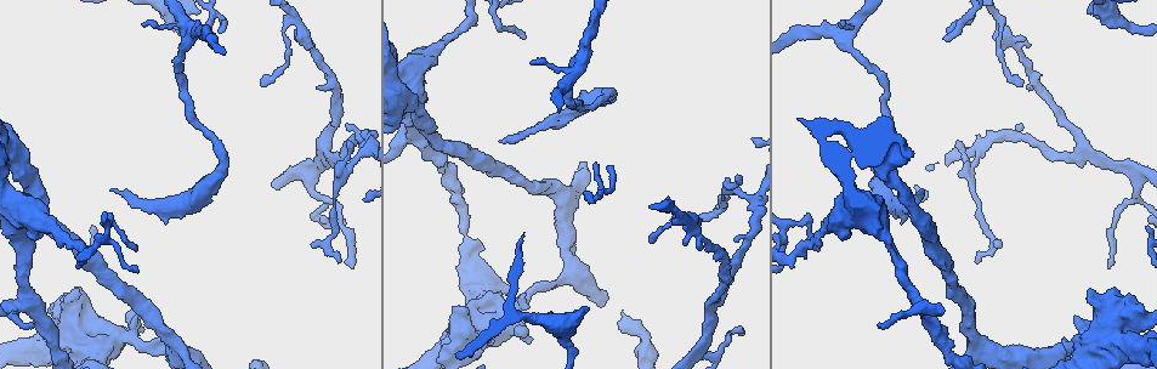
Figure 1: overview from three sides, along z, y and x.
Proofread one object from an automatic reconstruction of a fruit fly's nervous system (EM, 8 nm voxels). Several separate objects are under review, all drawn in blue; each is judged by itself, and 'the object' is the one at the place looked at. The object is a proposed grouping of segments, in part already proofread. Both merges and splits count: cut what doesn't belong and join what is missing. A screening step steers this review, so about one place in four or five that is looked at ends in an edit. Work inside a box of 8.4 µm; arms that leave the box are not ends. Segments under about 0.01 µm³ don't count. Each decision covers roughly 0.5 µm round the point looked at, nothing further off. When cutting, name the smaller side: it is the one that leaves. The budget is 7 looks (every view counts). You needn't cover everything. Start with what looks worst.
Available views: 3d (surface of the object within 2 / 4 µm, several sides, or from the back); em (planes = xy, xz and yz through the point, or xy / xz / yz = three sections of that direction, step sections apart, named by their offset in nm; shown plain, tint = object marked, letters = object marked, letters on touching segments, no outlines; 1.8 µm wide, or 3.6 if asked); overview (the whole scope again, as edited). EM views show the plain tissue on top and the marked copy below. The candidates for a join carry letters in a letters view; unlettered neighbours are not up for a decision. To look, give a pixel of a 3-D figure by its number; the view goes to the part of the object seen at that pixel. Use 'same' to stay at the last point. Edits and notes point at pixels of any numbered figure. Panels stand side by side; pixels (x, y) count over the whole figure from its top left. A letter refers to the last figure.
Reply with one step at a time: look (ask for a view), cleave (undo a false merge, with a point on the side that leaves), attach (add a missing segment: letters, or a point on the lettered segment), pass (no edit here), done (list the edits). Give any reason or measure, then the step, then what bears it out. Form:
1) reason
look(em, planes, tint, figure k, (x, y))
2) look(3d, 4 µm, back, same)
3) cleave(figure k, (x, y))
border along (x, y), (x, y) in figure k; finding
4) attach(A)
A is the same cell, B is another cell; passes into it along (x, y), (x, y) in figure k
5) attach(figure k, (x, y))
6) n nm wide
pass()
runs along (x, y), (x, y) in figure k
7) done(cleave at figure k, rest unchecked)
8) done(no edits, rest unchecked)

arms part here
look(em, xy, step 16, tint, figure 1, (838, 39))

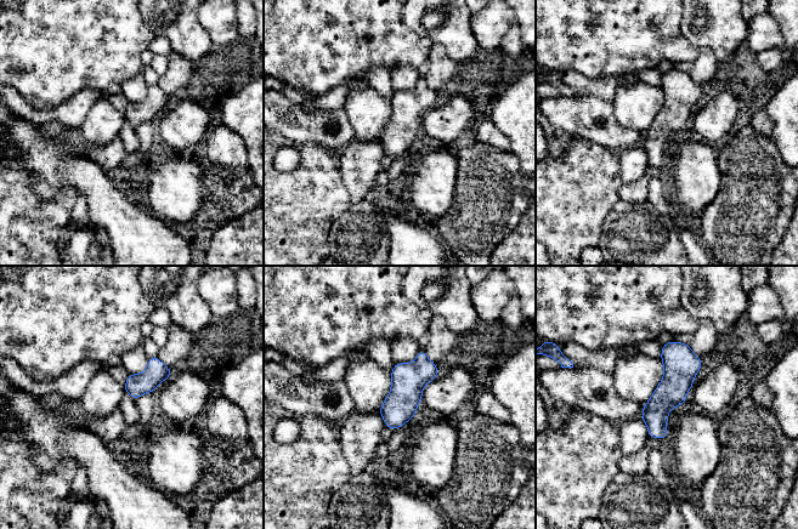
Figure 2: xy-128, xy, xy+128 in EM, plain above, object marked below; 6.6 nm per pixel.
cut it another way
look(em, planes, letters, same)

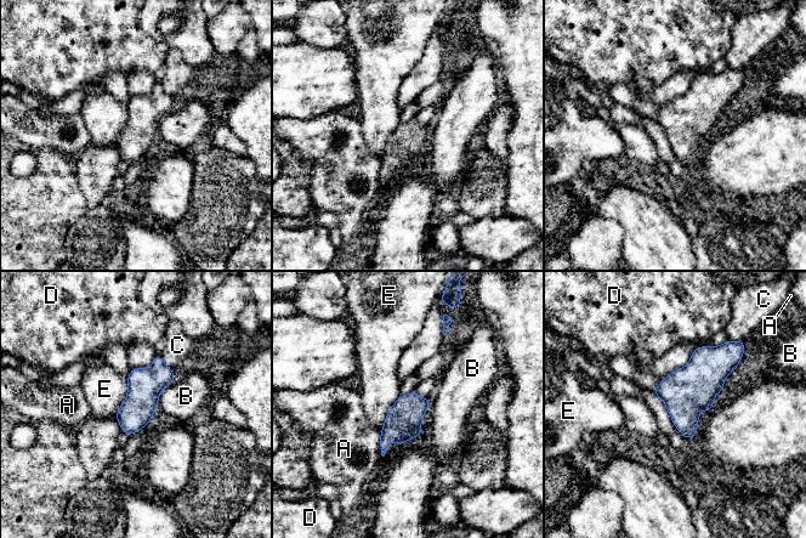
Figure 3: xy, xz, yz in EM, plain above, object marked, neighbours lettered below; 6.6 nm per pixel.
220 nm wide
pass()
A, B, C, D and E are other cells; border along (126, 378), (126, 396), (113, 417) in figure 3; all the same neuron

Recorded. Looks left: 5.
an open end
look(3d, 2 µm, figure 1, (1088, 12))

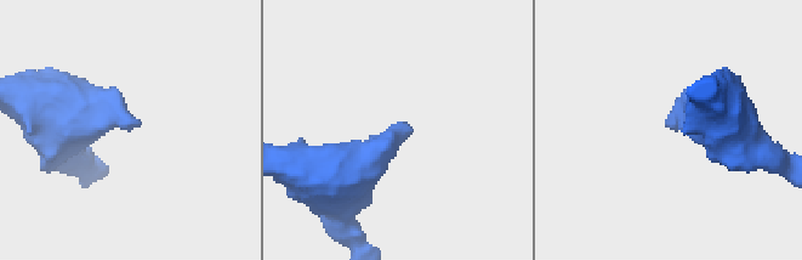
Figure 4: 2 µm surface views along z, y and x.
look(em, xz, step 4, tint, figure 4, (667, 121))

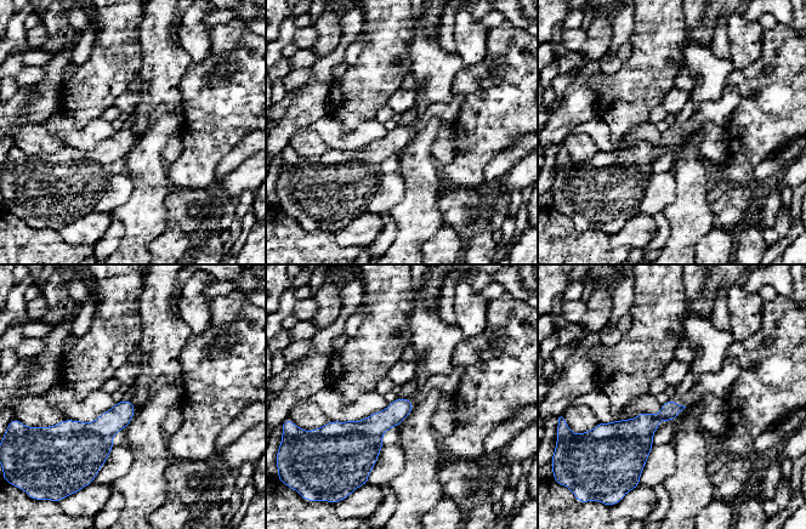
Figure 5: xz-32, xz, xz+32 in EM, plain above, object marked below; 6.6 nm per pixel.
cut it another way
look(em, planes, letters, same)

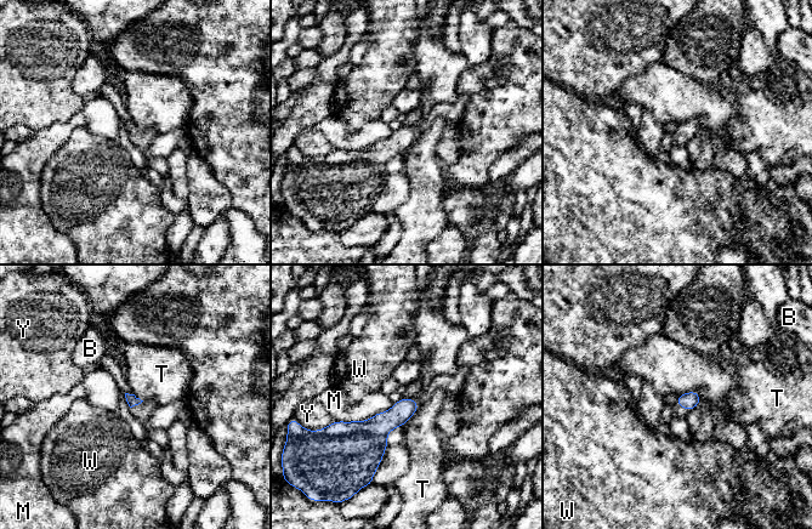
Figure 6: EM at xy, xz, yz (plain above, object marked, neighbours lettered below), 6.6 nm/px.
pass()
B, M, T, W and Y are other cells; border along (677, 397), (696, 391), (700, 403) in figure 6; none of them fits

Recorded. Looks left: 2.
branch stops here
look(em, xy, step 4, letters, figure 1, (1110, 267))

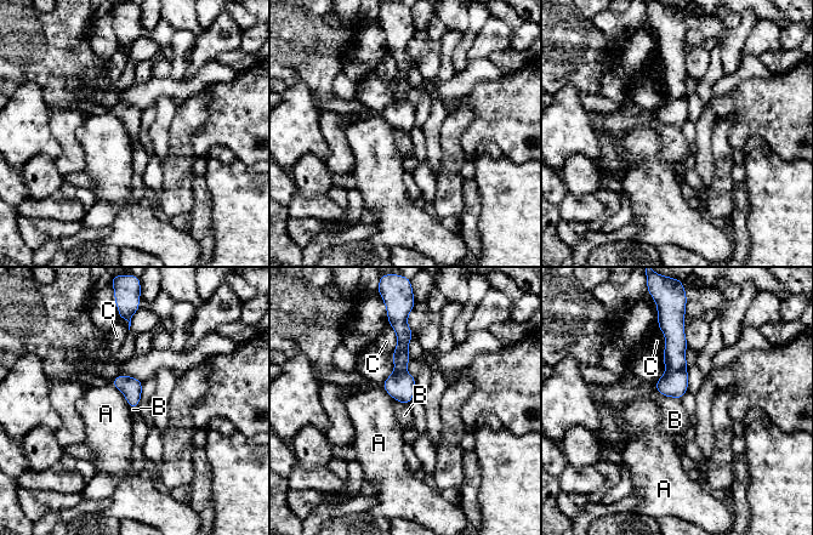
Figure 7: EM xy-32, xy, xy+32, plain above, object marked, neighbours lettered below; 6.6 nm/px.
pass()
A, B and C are other cells; border along (654, 382), (661, 394), (680, 399) in figure 7; no lettered segment goes on from it

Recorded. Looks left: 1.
done(no edits, rest unchecked)

